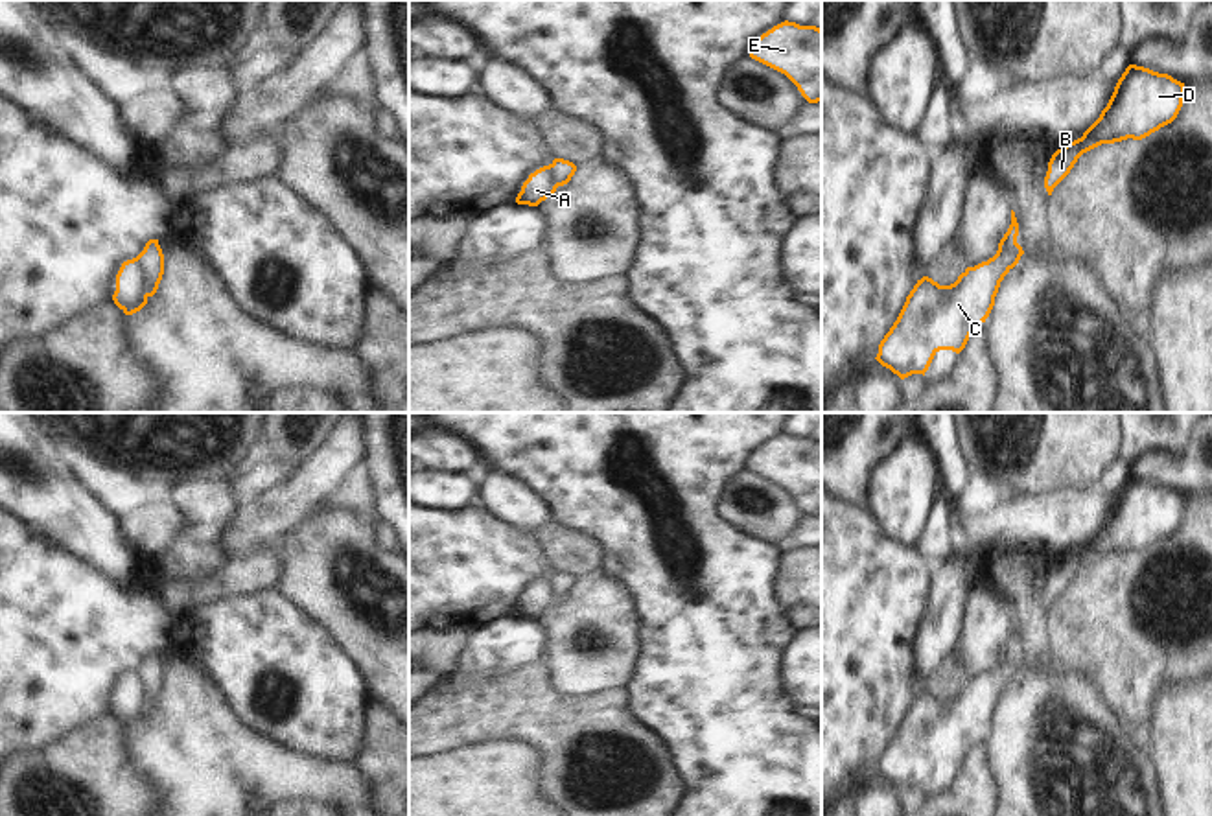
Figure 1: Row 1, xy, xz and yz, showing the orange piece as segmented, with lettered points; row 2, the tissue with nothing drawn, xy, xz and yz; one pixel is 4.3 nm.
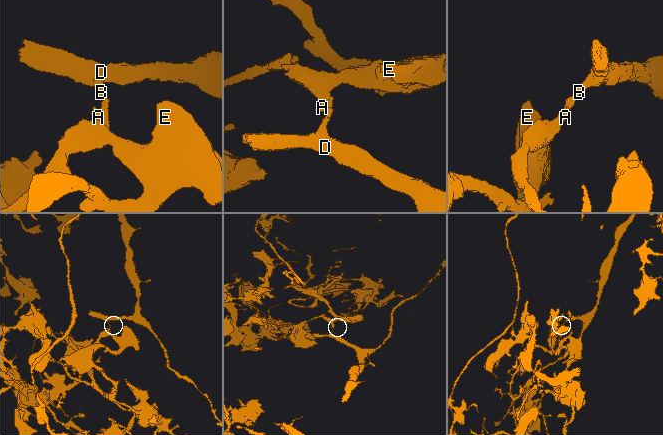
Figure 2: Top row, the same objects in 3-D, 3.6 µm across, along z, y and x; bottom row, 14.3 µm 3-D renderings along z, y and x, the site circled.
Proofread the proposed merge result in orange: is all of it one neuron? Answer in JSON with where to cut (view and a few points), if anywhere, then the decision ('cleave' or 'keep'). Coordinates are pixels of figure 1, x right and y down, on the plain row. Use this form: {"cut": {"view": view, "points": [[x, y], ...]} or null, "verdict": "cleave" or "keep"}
{"cut": {"view": "xy", "points": [[135, 671], [144, 684], [148, 708]]}, "verdict": "cleave"}

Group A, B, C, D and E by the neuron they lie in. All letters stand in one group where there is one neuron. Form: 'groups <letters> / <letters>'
groups A C E / B D

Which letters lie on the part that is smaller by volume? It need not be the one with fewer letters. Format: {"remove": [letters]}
{"remove": ["B", "D"]}

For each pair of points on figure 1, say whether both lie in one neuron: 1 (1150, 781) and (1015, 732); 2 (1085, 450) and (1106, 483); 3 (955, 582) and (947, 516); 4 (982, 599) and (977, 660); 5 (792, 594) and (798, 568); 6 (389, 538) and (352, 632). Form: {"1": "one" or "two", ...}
{"1": "one", "2": "two", "3": "two", "4": "one", "5": "one", "6": "two"}

